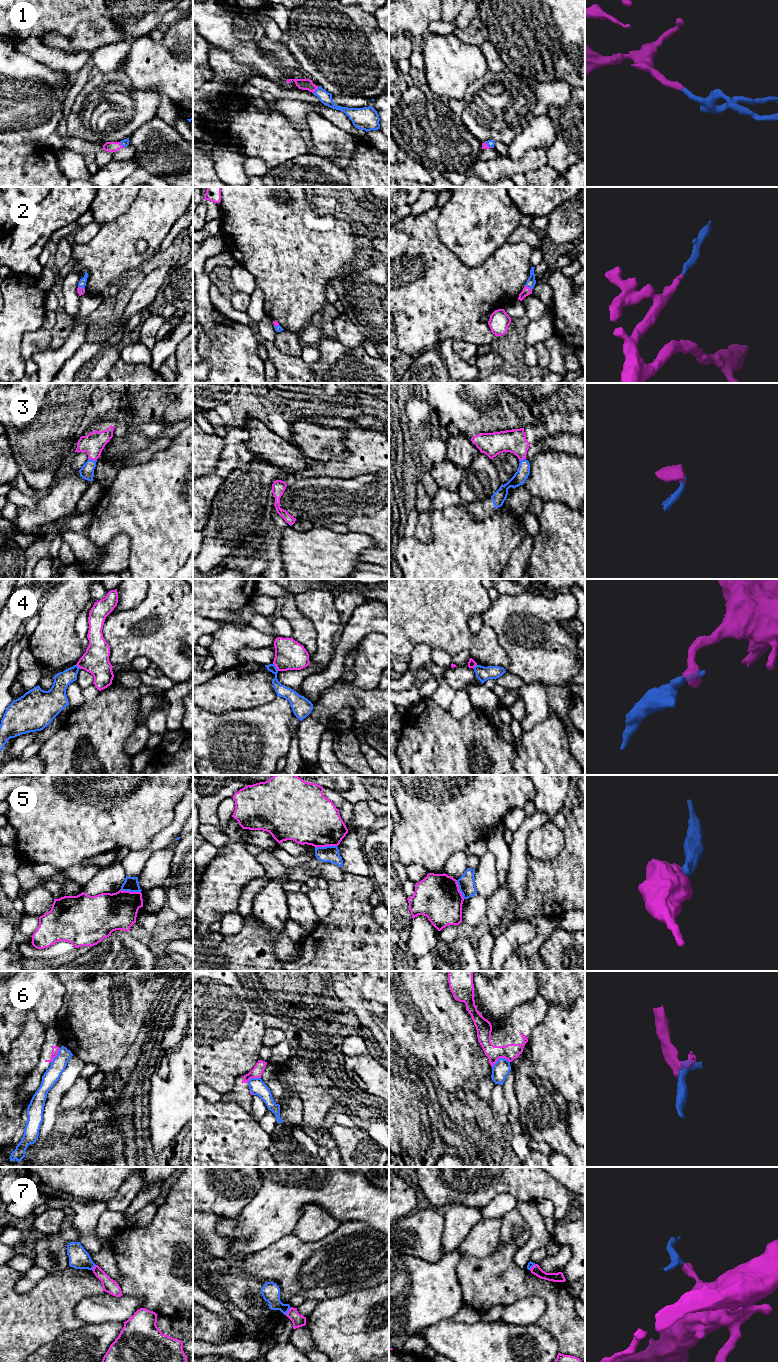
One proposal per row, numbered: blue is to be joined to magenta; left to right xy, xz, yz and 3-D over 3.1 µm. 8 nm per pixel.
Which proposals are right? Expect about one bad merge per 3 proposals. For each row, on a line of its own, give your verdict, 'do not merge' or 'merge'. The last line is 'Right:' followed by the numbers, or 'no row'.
1: merge
2: merge
3: merge
4: do not merge
5: do not merge
6: do not merge
7: do not merge
Right: 1, 2, 3

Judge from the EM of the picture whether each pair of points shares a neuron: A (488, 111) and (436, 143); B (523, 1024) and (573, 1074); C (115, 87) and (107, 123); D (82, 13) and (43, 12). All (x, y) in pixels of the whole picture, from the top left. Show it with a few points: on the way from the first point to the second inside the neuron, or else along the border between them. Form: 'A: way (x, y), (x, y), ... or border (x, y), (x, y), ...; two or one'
A: border (459, 115), (464, 126), (481, 142); two
B: border (546, 1013), (546, 1016), (534, 1027), (526, 1042); two
C: way (111, 96), (107, 114); one
D: way (72, 12), (53, 12); one

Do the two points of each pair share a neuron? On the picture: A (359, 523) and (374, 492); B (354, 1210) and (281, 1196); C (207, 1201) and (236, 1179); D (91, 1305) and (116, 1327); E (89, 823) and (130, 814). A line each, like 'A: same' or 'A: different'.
A: different
B: same
C: same
D: different
E: same

